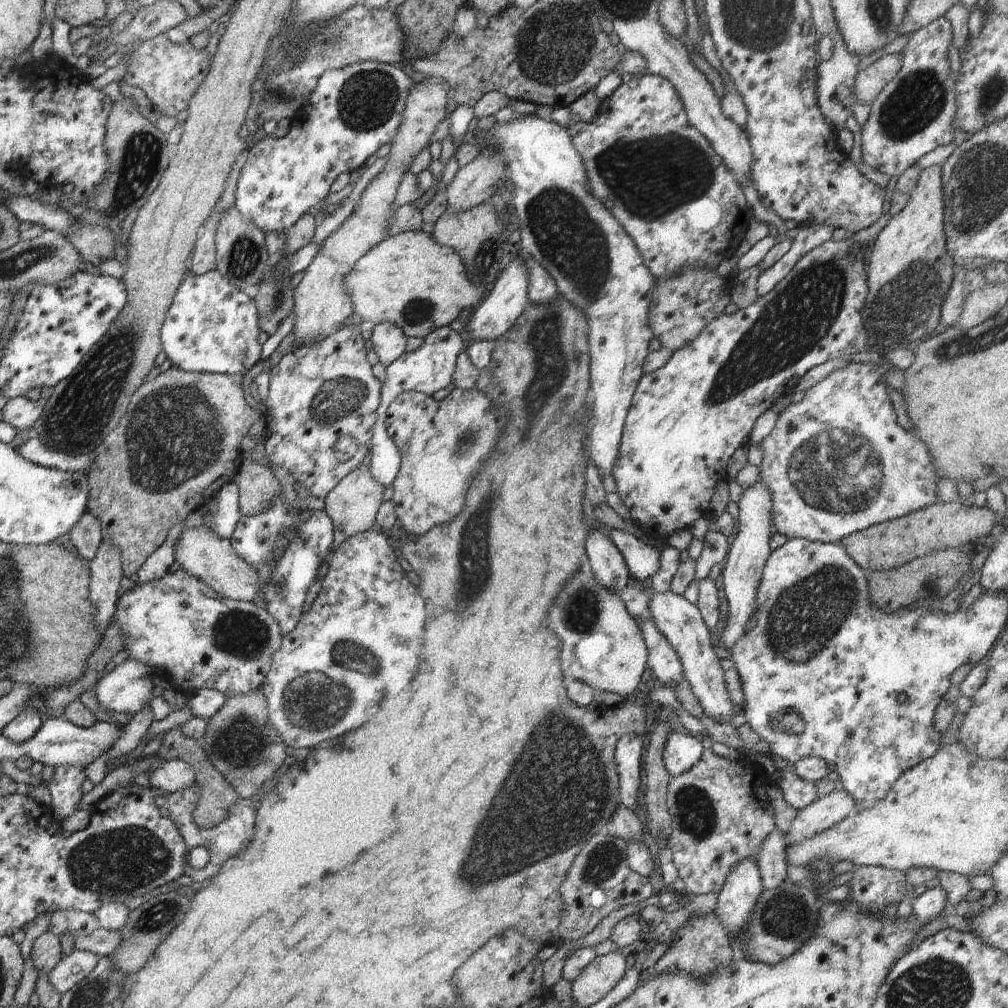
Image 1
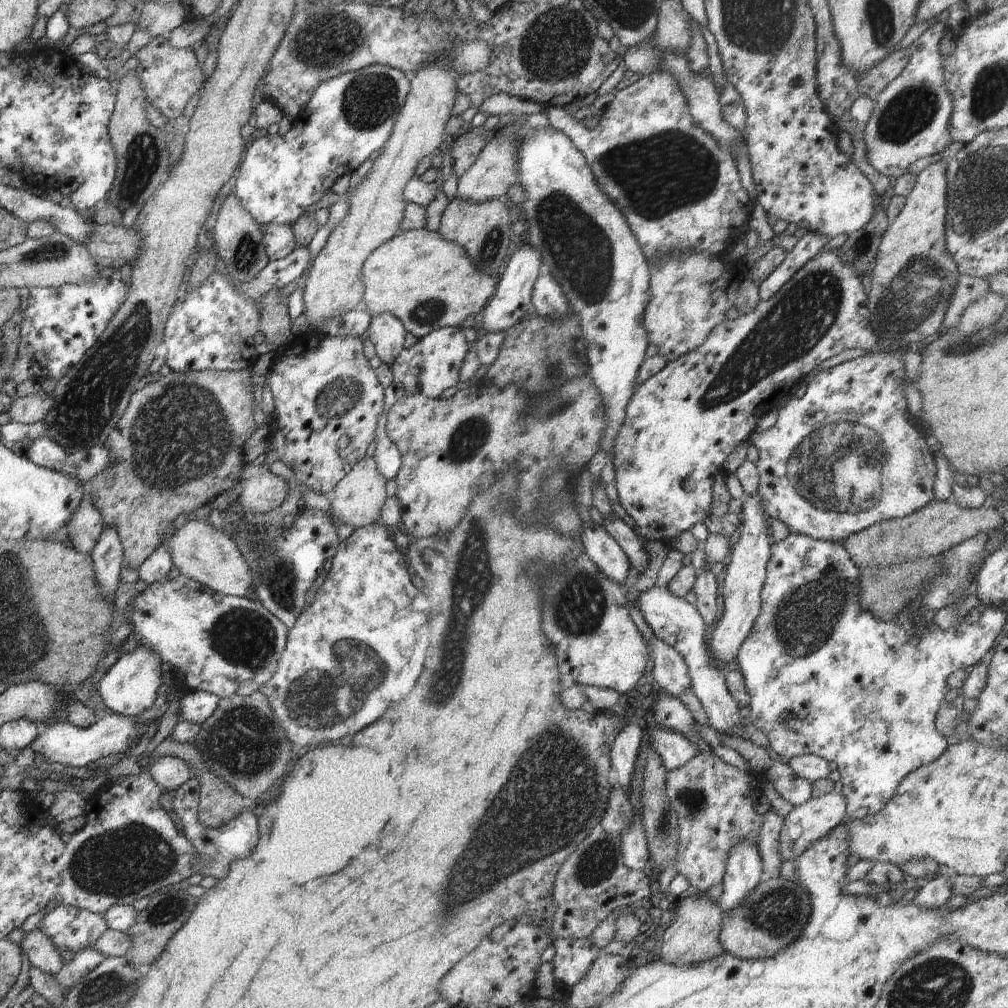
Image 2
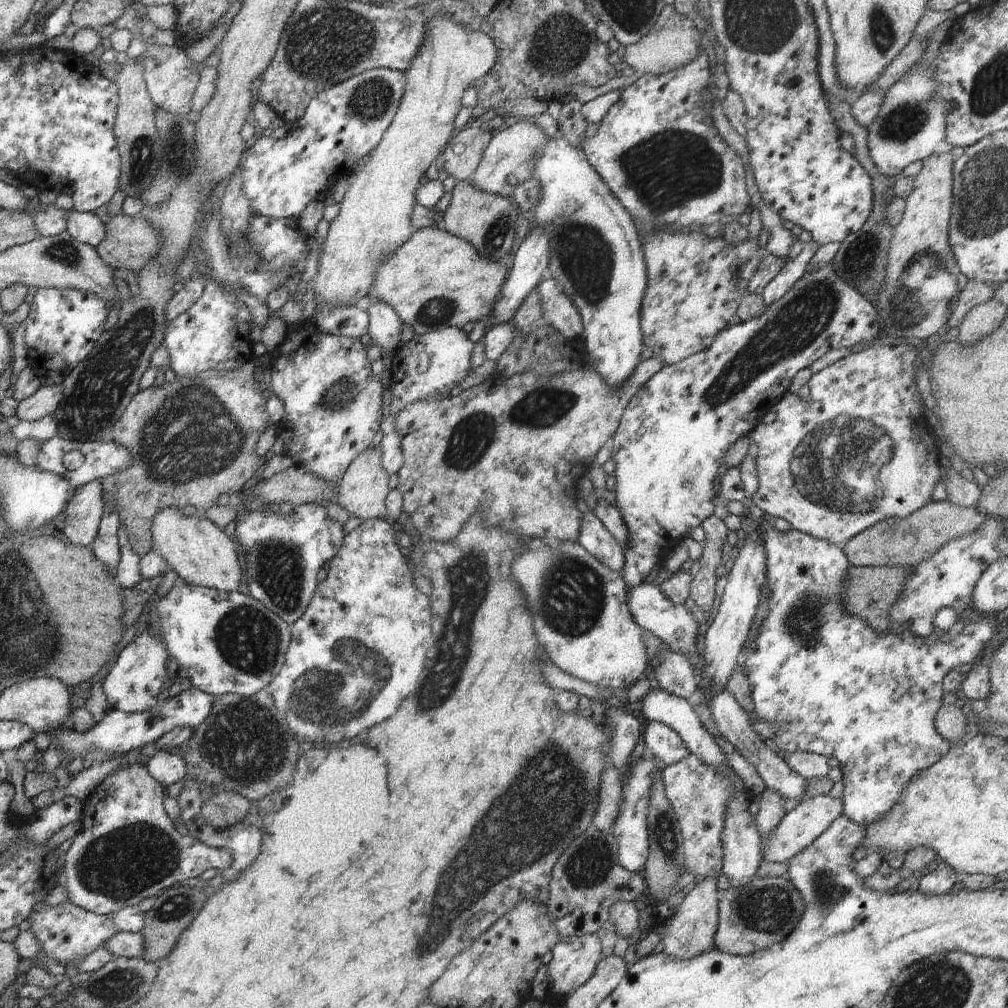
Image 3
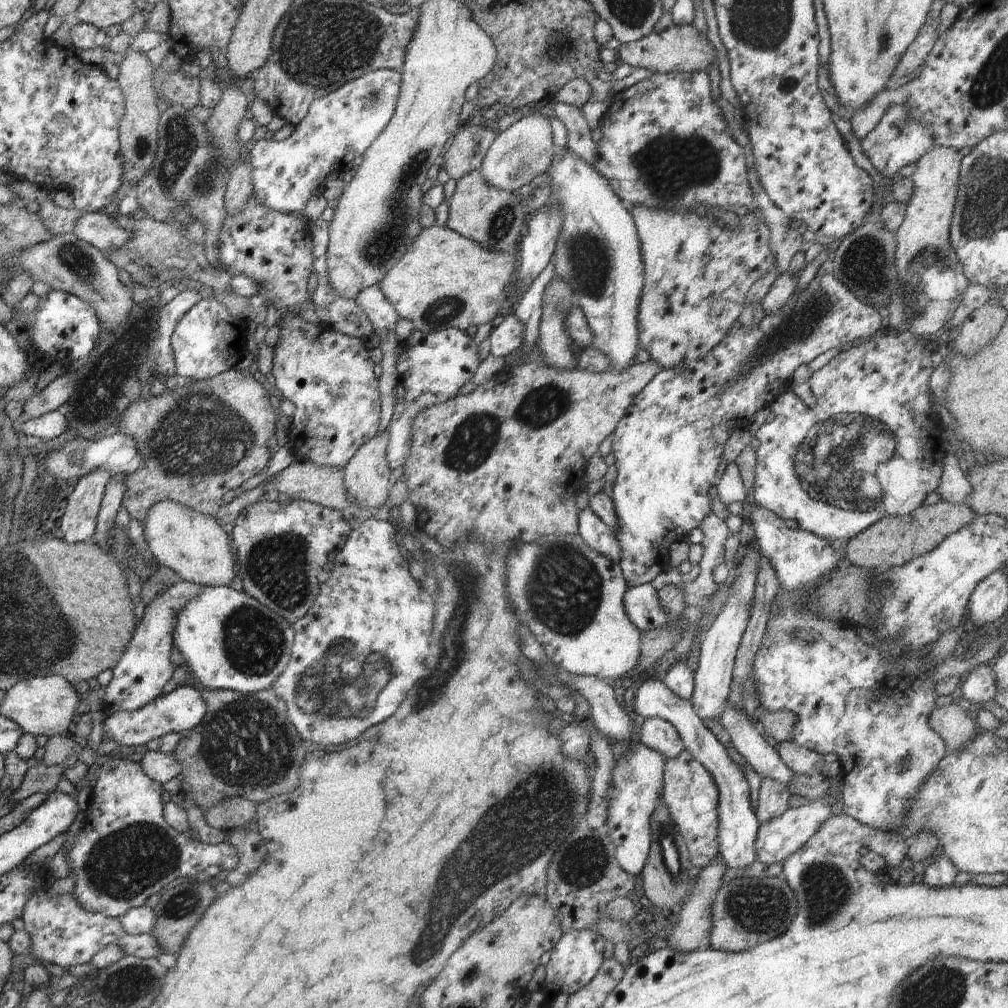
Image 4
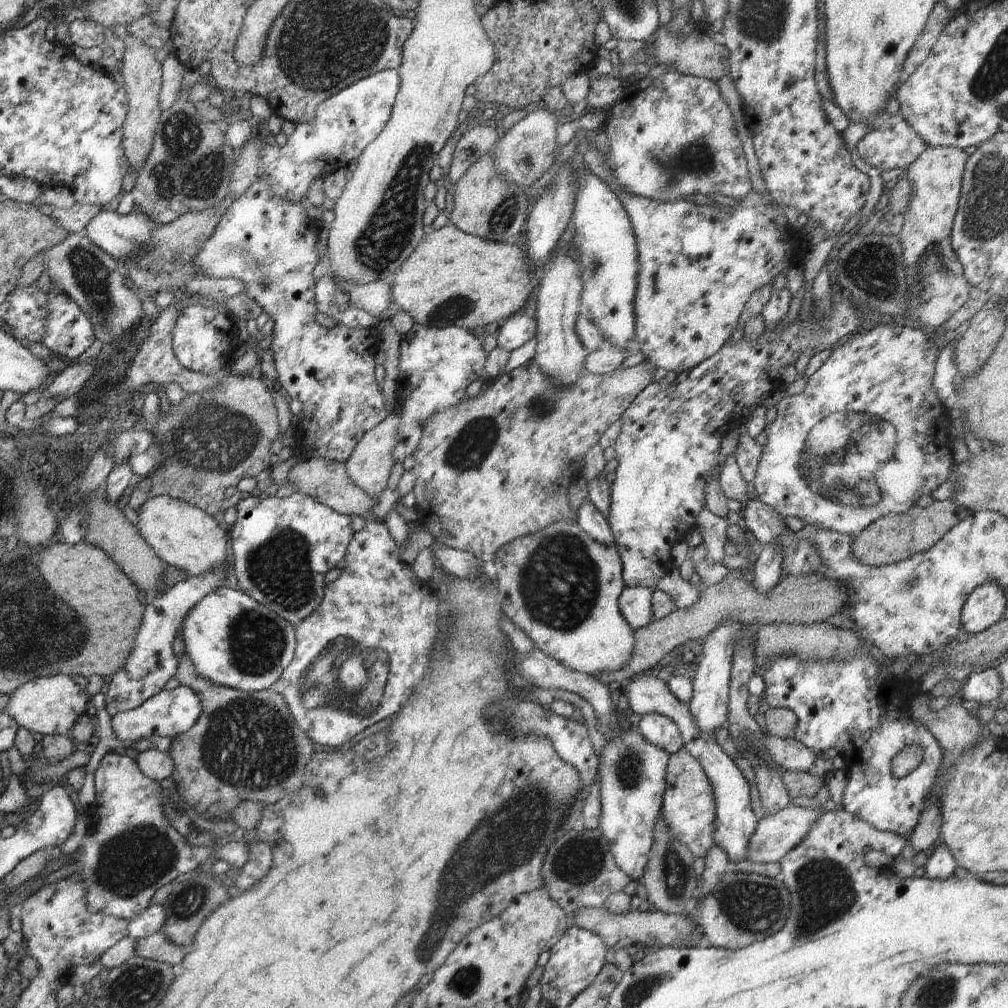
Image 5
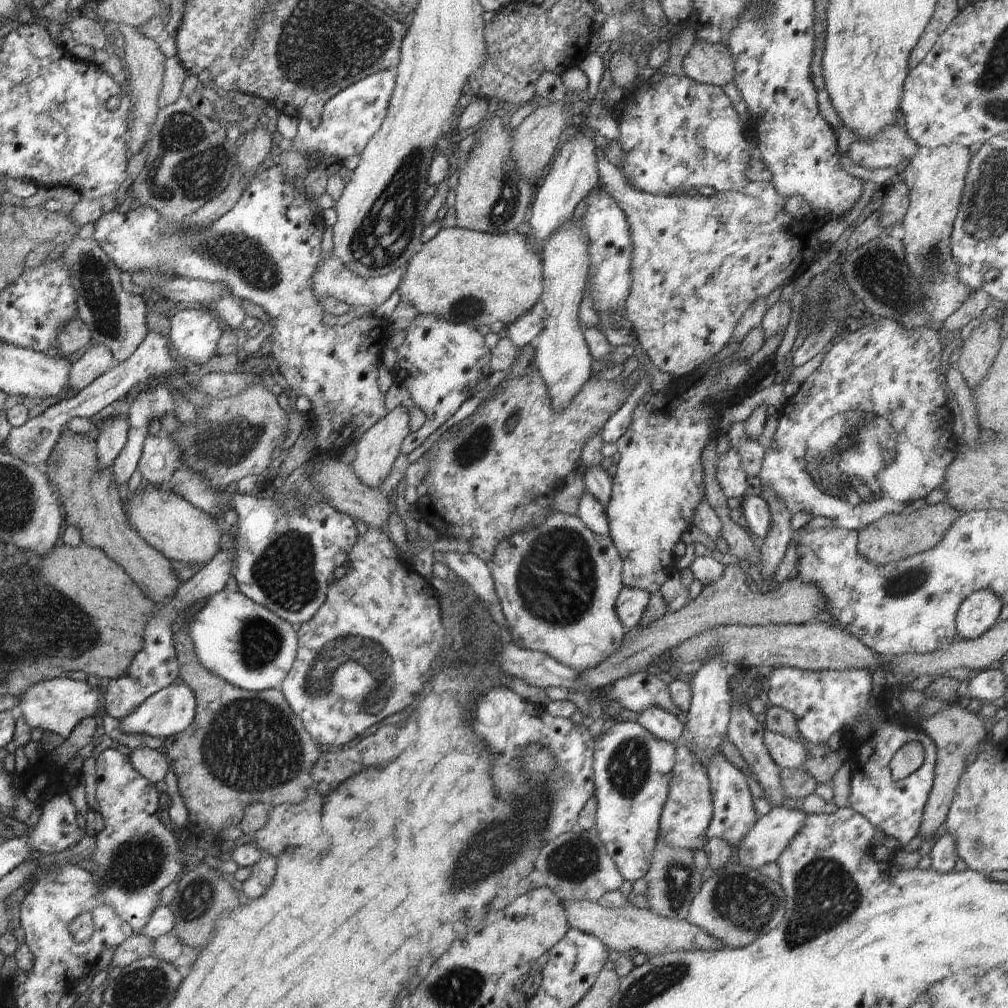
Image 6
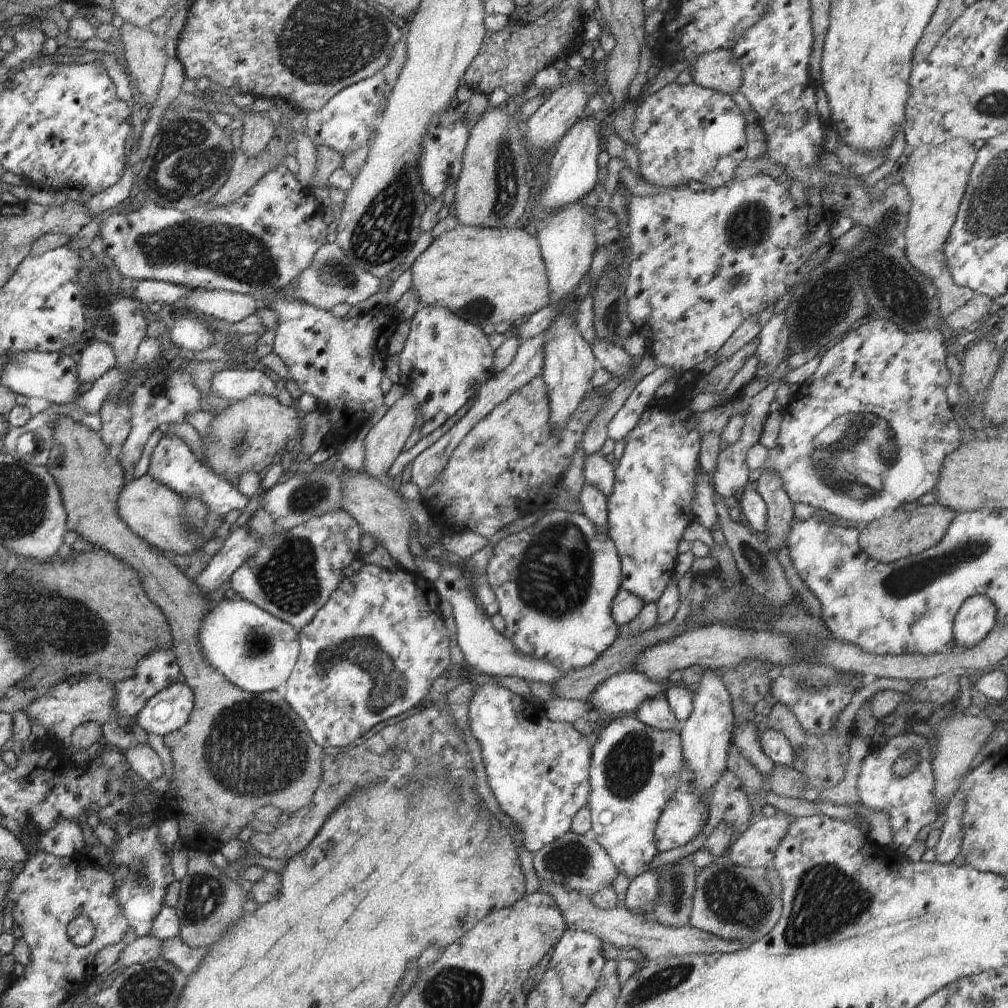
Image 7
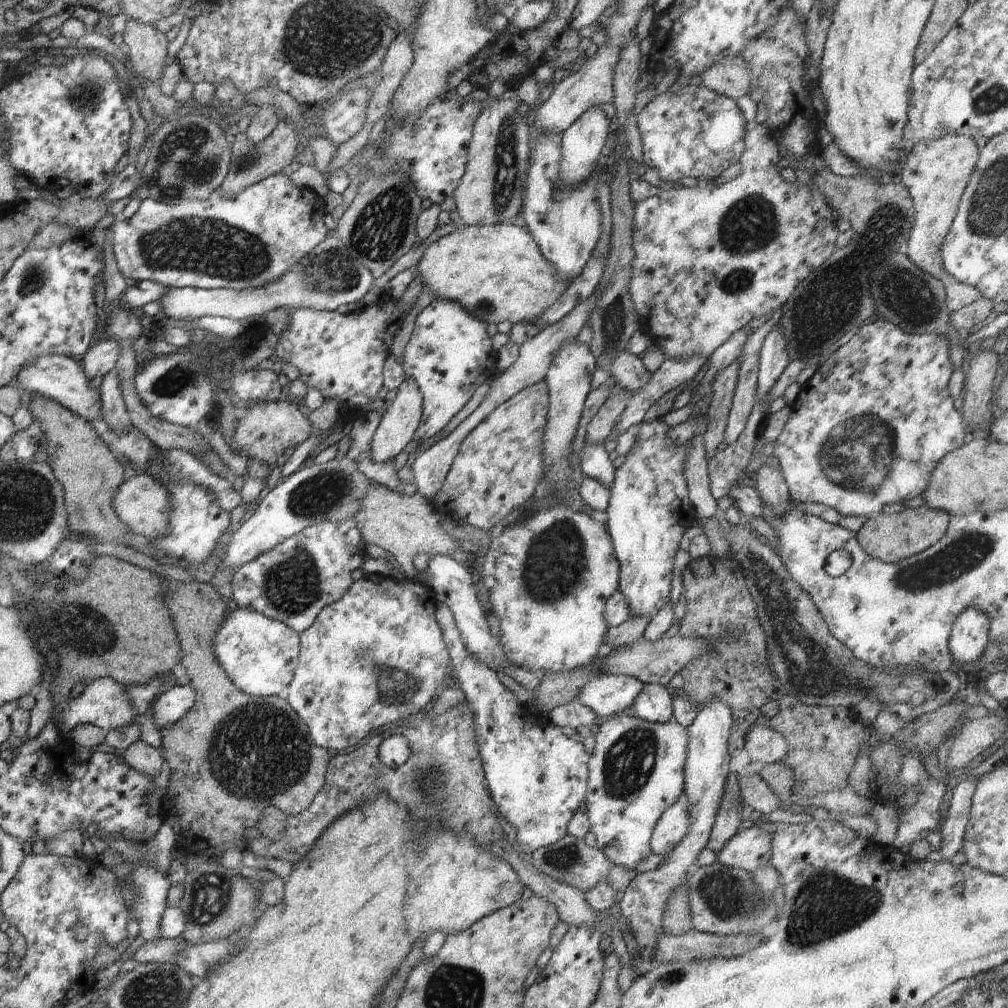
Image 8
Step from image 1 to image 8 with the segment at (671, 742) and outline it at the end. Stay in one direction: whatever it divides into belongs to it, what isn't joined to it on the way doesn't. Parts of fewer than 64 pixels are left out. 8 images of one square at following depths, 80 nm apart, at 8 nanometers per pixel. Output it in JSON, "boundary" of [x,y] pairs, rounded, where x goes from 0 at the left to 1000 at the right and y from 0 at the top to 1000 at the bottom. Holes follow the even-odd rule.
{"boundary":[[[641,678],[629,693],[625,706],[646,717],[669,716],[667,695],[659,680]]]}

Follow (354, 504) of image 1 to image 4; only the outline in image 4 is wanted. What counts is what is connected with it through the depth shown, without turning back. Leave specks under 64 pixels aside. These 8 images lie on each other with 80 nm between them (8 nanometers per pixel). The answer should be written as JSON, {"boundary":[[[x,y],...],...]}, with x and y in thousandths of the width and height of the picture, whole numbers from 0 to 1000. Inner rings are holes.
{"boundary":[[[377,428],[369,435],[363,436],[359,442],[347,454],[345,460],[340,464],[341,480],[346,486],[348,493],[352,496],[352,500],[360,505],[363,504],[377,504],[379,500],[386,494],[386,485],[388,484],[387,469],[389,465],[384,459],[384,440],[385,428]]]}

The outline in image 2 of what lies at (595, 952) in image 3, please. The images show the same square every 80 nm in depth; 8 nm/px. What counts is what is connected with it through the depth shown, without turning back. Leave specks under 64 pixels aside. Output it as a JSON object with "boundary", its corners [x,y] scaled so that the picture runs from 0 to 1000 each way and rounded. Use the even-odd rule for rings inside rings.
{"boundary":[[[585,930],[580,932],[554,932],[549,935],[551,948],[546,954],[552,976],[562,983],[567,982],[597,946]]]}

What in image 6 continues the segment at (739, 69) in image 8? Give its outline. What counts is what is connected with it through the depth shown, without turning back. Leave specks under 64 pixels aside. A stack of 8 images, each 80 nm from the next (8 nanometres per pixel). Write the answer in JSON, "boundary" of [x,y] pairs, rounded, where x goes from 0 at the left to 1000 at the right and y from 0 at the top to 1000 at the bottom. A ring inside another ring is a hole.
{"boundary":[[[690,41],[678,60],[678,69],[691,82],[716,87],[728,79],[729,62],[721,45]]]}

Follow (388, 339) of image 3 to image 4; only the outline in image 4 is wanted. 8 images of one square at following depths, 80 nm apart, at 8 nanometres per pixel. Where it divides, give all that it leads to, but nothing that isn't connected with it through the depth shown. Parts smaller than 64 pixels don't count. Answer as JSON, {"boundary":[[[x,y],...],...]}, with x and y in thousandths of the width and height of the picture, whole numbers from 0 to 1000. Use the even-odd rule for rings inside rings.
{"boundary":[[[375,283],[358,288],[353,293],[352,300],[366,313],[372,331],[376,332],[392,327],[397,313]]]}

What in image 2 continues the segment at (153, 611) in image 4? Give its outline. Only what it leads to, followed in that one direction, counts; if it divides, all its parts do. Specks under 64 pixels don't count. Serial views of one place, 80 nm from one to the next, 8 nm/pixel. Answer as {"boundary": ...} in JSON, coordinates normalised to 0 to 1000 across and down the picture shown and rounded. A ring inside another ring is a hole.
{"boundary":[[[137,640],[132,647],[121,649],[105,669],[96,671],[95,683],[103,698],[111,706],[124,711],[135,711],[143,704],[153,703],[155,685],[161,679],[160,661],[161,657],[157,648],[143,640]]]}

